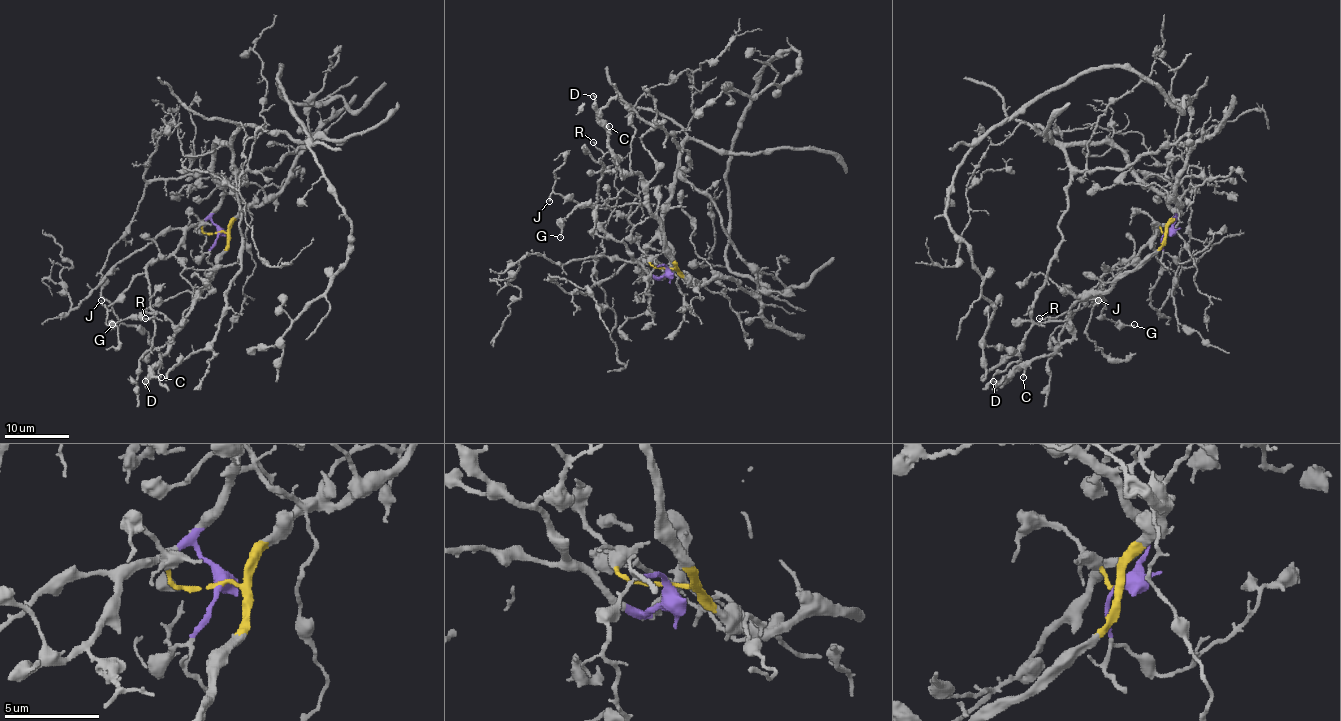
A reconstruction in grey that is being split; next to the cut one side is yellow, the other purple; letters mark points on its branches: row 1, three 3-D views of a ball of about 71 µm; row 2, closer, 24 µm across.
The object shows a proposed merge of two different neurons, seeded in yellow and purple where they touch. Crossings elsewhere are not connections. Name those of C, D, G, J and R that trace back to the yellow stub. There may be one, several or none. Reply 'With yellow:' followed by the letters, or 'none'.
With yellow: C, D, G, R

